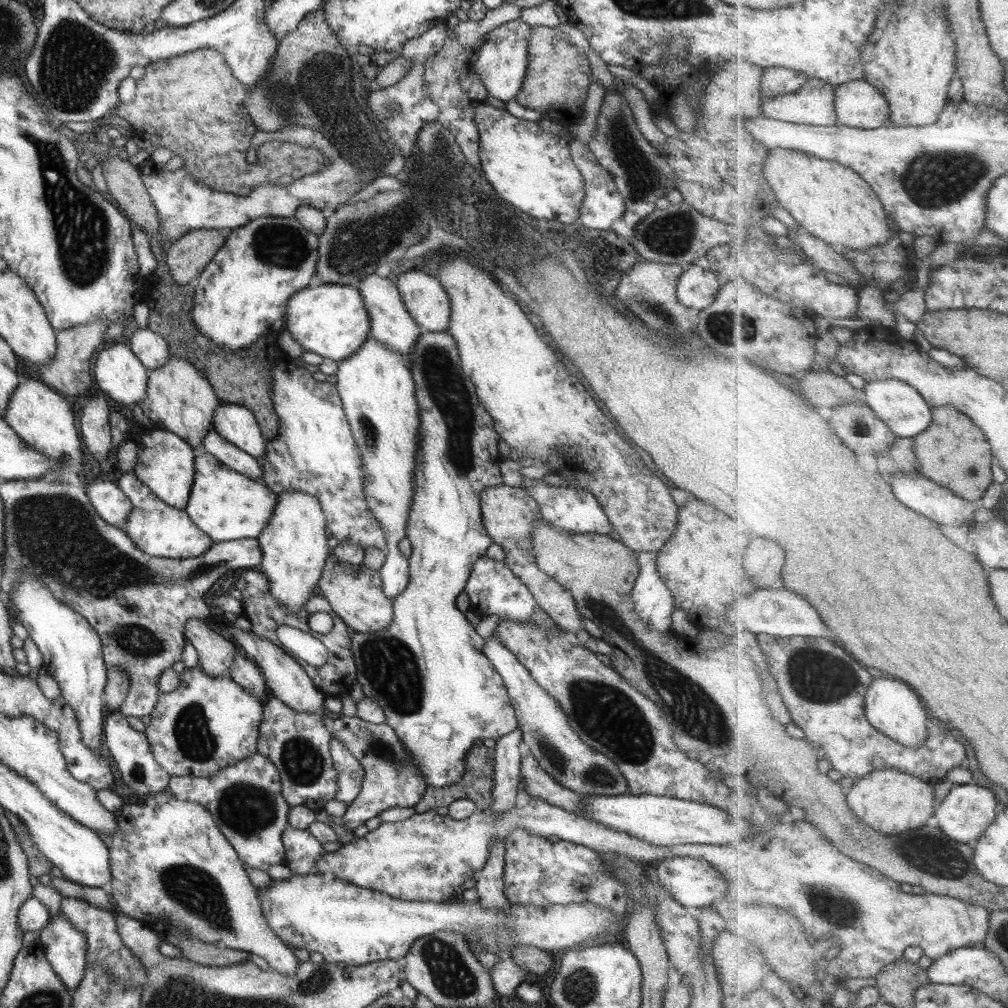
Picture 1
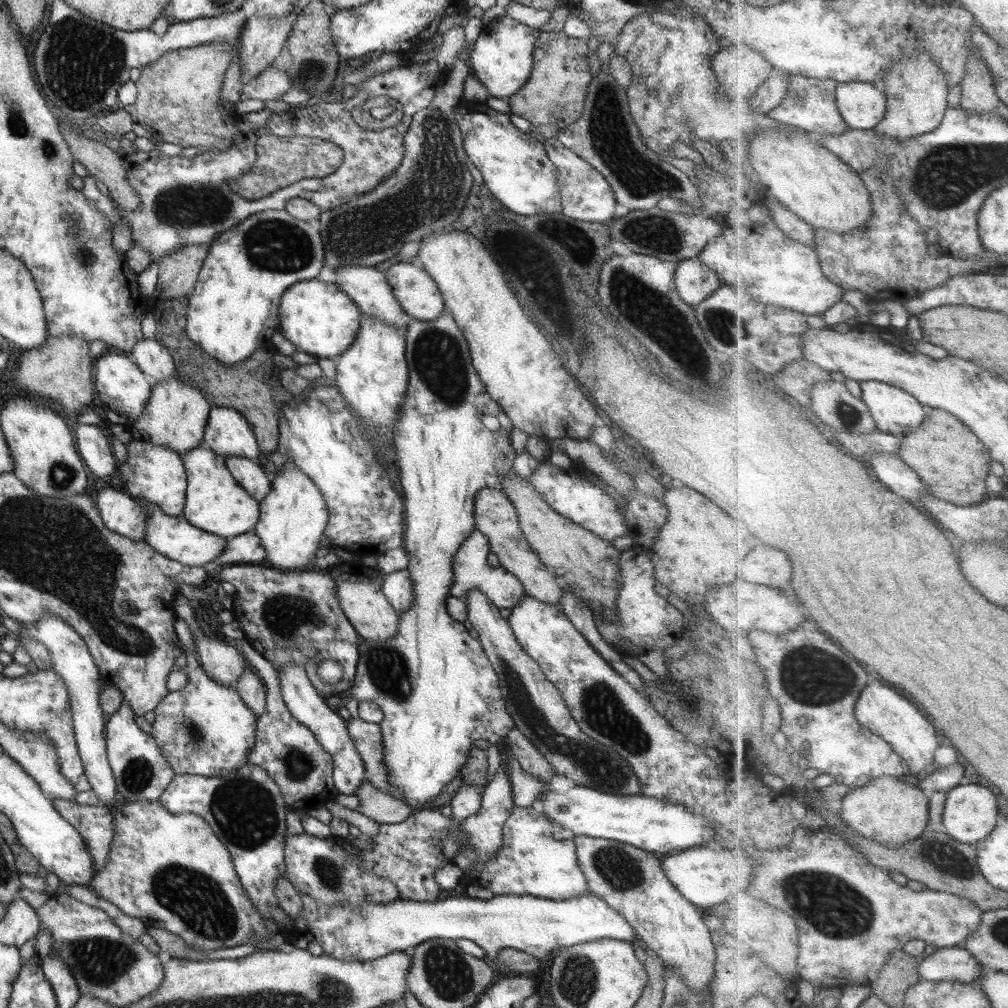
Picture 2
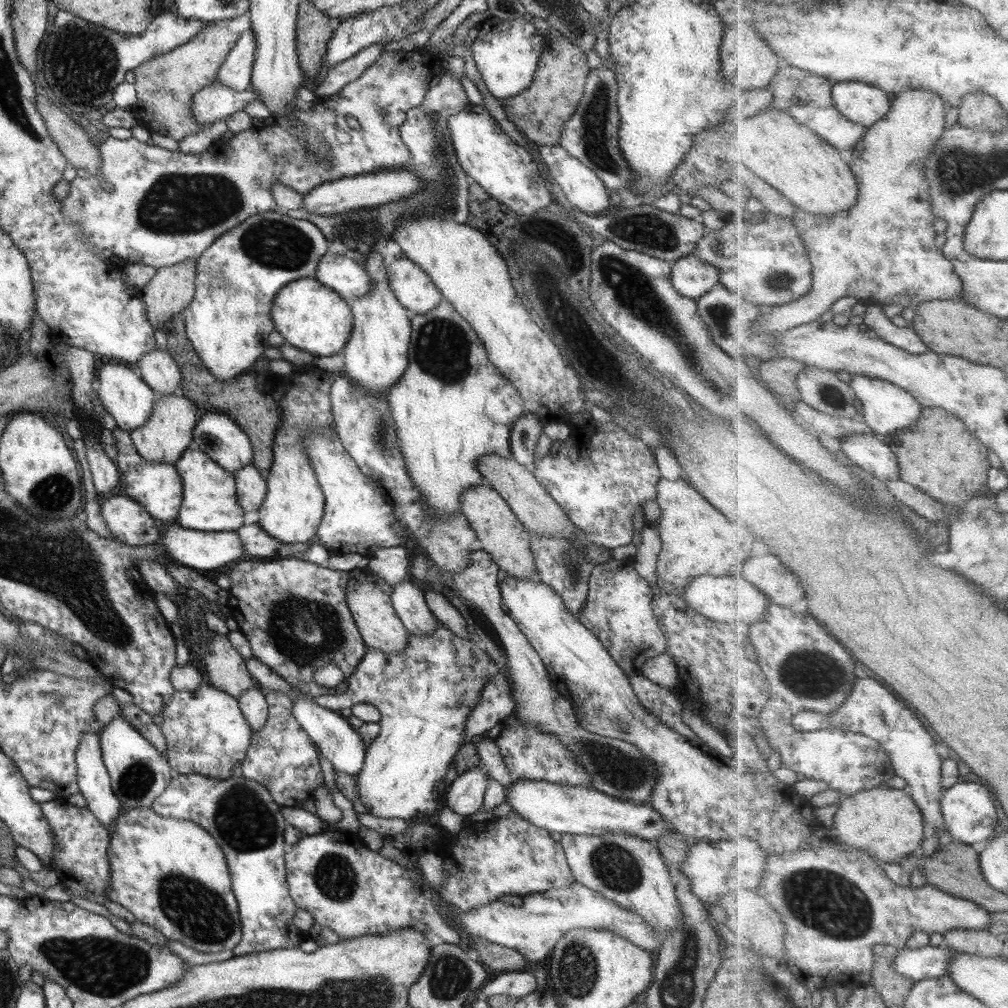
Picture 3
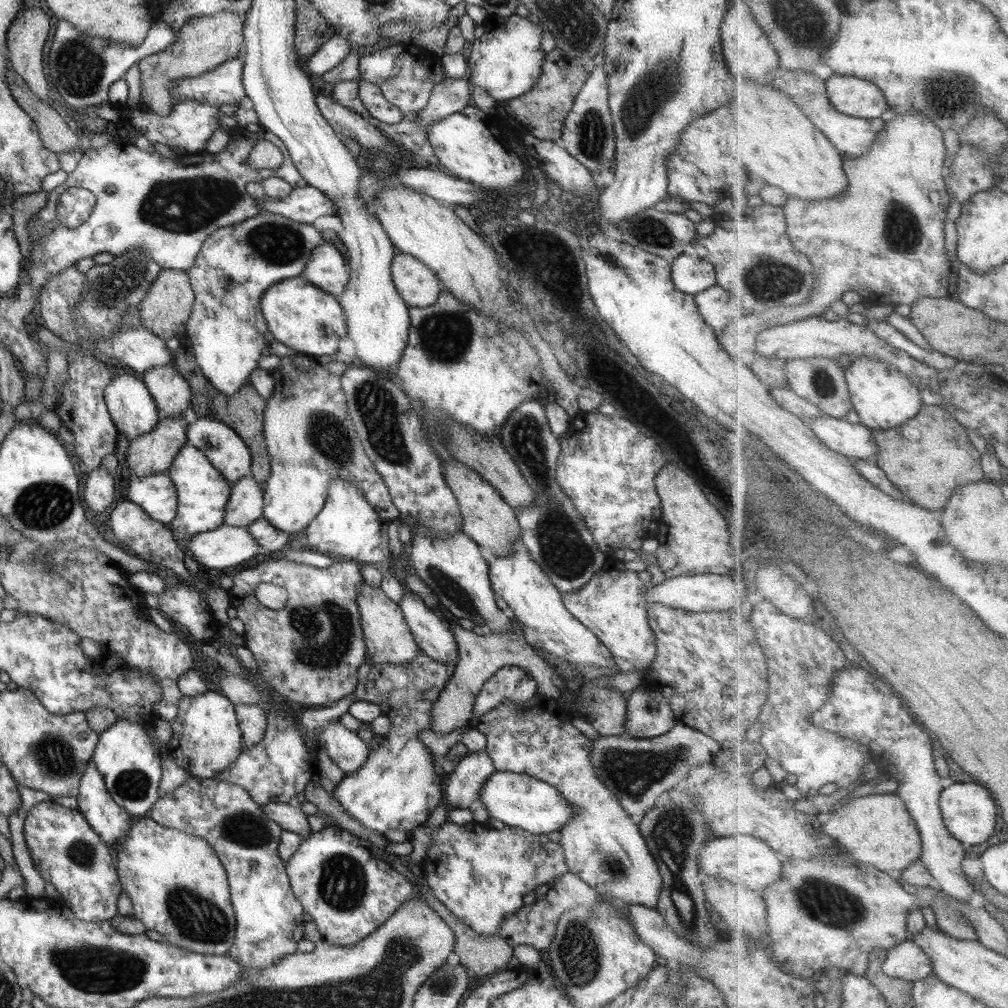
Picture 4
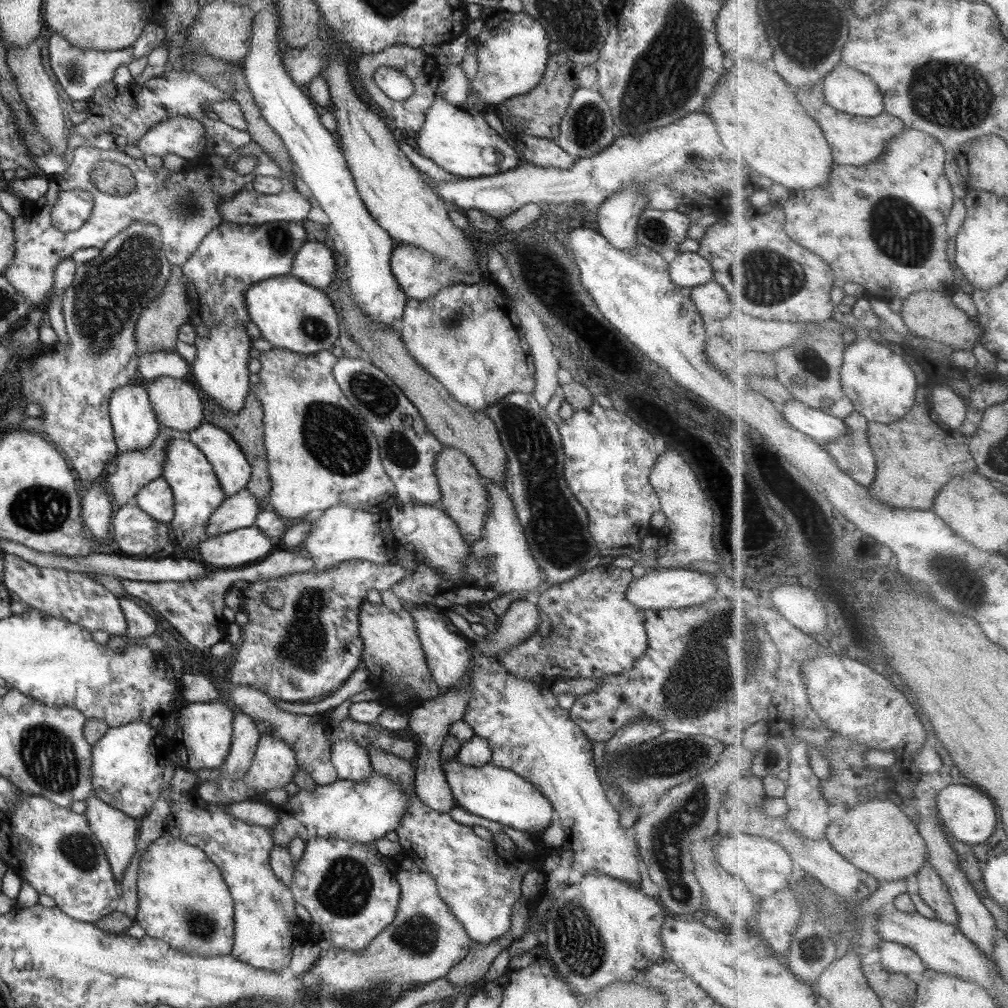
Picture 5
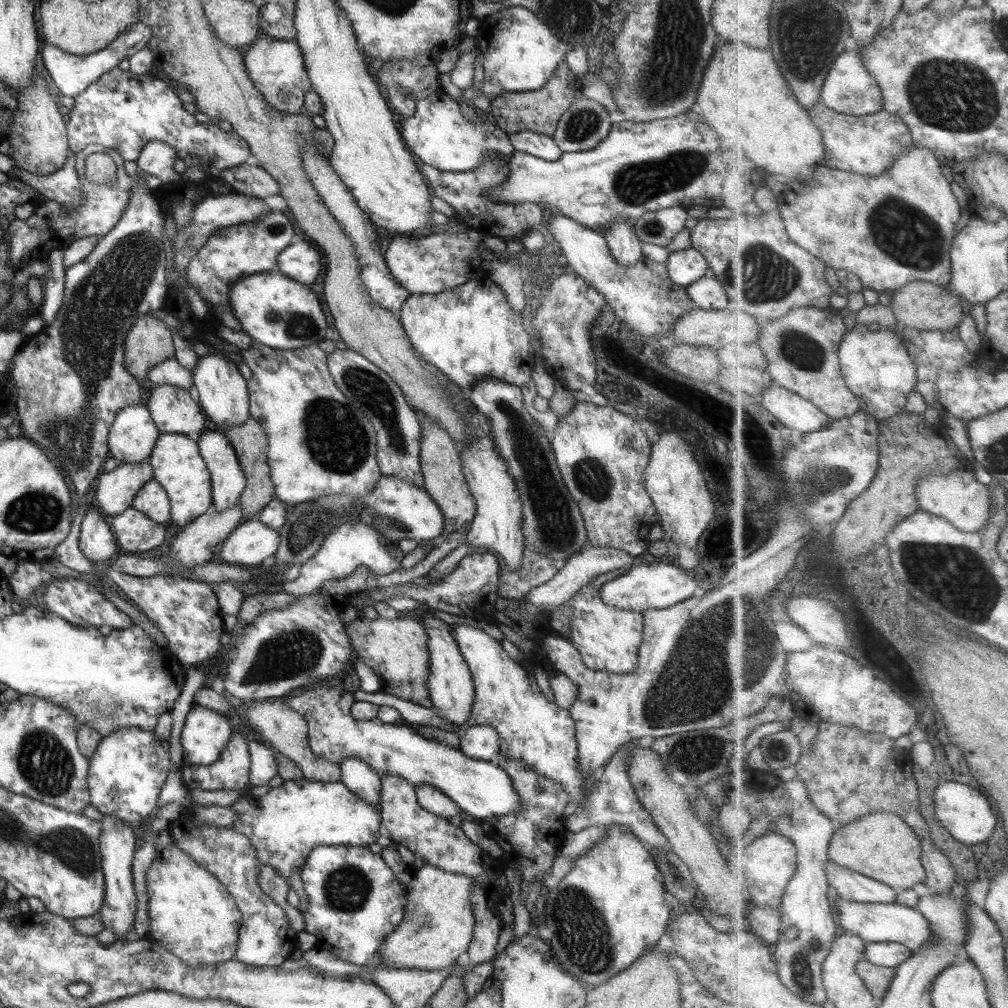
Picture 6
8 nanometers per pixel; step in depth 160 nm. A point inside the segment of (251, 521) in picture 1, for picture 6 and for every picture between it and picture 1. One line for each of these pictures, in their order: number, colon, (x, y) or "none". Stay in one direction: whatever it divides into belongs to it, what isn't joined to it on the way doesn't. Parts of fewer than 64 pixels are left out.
2: (214, 502)
3: (209, 501)
4: (202, 492)
5: (196, 490)
6: (178, 467)

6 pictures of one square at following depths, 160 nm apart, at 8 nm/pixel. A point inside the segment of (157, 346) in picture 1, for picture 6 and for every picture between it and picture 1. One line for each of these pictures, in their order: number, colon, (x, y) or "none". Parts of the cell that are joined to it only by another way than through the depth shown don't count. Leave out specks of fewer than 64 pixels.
2: (151, 356)
3: (160, 371)
4: (171, 393)
5: (177, 404)
6: (173, 409)

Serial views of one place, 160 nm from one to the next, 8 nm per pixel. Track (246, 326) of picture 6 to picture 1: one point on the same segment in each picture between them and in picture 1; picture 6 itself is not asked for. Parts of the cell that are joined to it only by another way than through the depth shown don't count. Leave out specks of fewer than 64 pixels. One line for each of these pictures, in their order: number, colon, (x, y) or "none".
1: (330, 320)
2: (319, 318)
3: (310, 316)
4: (309, 320)
5: (290, 314)

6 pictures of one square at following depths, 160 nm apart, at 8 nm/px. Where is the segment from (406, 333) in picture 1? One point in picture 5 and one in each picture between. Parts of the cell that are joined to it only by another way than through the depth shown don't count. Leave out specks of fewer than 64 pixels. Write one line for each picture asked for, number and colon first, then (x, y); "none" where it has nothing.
2: (367, 287)
3: (342, 273)
4: (326, 268)
5: (314, 263)

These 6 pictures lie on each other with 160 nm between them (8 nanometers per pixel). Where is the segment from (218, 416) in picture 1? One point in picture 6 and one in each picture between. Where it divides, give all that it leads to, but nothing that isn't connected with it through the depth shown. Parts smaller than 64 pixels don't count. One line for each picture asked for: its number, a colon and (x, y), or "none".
2: (228, 434)
3: (217, 435)
4: (222, 447)
5: (229, 463)
6: (227, 478)

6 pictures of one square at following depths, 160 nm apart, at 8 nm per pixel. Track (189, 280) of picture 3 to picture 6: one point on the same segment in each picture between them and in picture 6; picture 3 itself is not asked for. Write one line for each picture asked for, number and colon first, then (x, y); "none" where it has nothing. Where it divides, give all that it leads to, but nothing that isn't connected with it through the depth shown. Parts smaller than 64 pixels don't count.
4: (166, 307)
5: (157, 326)
6: (149, 341)

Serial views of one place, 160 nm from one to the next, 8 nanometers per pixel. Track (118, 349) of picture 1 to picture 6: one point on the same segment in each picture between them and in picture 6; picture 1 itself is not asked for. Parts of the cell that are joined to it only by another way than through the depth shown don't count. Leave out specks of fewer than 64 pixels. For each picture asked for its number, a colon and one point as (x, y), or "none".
2: (122, 387)
3: (128, 399)
4: (132, 410)
5: (135, 427)
6: (132, 436)

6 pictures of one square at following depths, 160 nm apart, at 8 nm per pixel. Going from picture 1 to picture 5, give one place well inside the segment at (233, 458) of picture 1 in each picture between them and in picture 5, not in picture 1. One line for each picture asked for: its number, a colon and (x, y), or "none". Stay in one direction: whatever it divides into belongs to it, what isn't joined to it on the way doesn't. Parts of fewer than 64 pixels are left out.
2: (250, 474)
3: (251, 486)
4: (245, 504)
5: (239, 511)

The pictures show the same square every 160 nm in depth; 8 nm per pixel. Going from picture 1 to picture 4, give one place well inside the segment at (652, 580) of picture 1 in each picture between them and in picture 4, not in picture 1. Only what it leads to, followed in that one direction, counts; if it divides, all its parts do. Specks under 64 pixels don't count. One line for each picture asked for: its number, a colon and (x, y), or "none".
2: (645, 618)
3: (618, 609)
4: (612, 604)

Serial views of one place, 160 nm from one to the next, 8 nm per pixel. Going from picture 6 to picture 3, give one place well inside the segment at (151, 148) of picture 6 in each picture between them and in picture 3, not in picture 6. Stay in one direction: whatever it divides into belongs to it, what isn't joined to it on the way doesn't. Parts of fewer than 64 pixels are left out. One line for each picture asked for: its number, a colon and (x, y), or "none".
3: (216, 101)
4: (191, 124)
5: (183, 135)

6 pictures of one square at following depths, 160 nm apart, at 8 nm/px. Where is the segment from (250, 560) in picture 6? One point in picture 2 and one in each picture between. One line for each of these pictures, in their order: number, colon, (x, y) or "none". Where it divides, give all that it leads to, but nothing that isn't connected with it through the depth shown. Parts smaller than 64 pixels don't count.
2: (173, 536)
3: (202, 550)
4: (227, 546)
5: (247, 545)

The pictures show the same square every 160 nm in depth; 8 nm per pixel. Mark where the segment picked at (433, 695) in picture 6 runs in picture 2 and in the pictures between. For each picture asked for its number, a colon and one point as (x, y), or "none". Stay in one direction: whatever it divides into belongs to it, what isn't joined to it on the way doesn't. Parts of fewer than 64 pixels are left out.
2: (397, 587)
3: (408, 600)
4: (435, 637)
5: (446, 650)

